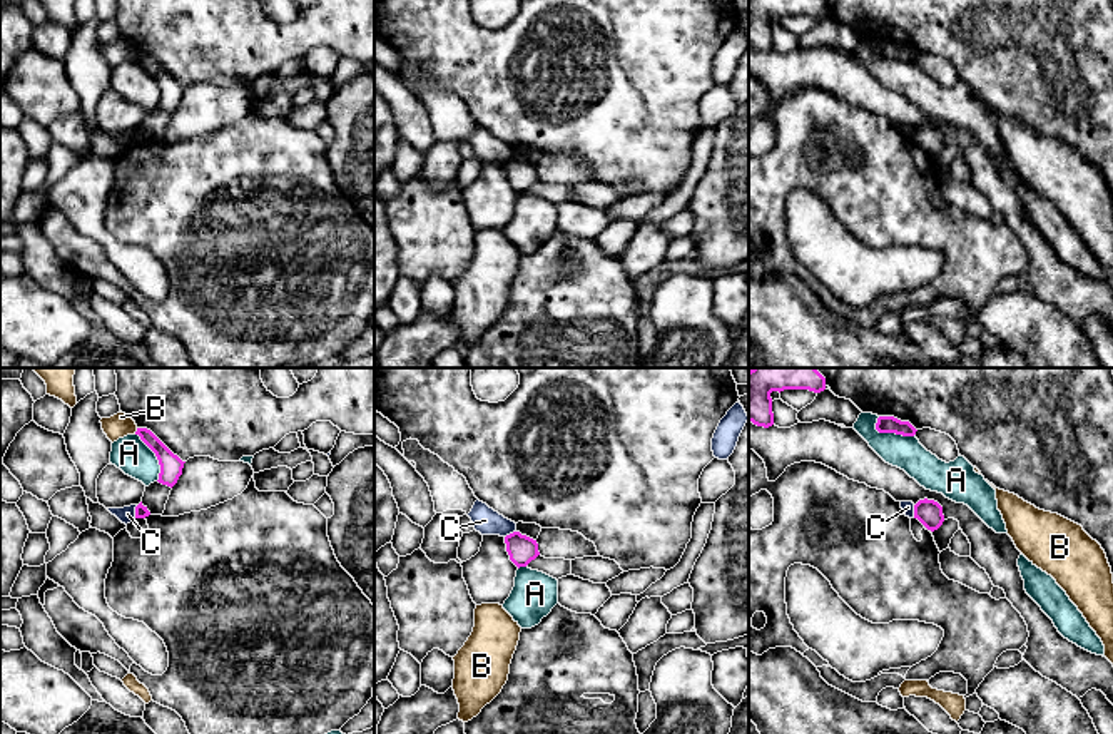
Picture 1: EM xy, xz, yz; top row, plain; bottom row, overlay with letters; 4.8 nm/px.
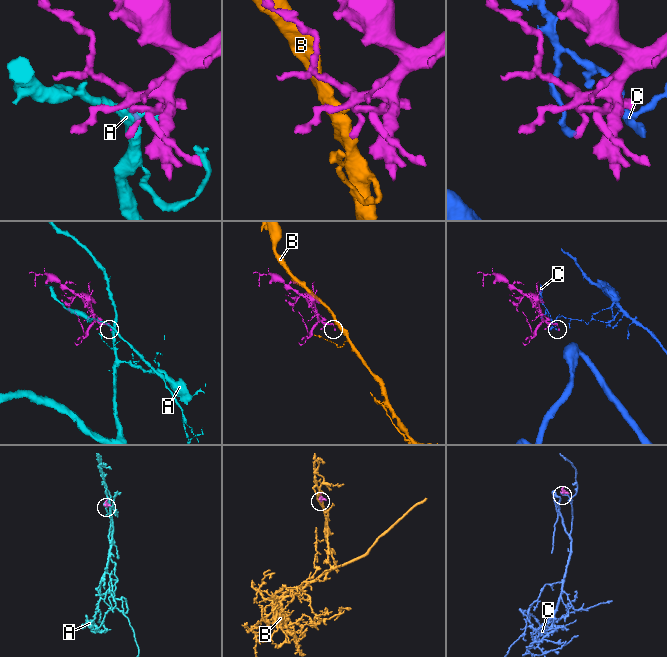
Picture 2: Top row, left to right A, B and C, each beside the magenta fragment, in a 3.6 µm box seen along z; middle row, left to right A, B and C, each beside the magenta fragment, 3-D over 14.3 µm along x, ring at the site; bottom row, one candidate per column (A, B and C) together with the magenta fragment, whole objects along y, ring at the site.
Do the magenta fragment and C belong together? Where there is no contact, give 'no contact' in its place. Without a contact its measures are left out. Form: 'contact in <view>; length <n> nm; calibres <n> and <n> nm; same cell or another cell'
contact in xy; length 70 nm; calibres 60 and 80 nm; another cell

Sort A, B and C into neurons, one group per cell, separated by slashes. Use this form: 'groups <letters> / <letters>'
groups A / B / C

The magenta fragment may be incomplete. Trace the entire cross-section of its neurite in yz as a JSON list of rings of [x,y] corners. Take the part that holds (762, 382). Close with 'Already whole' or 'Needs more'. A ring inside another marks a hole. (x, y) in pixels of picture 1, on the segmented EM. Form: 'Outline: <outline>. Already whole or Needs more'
Outline: [[[752,368],[749,371],[749,421],[769,428],[774,425],[772,391],[826,390],[826,378],[816,368]]]. Already whole

